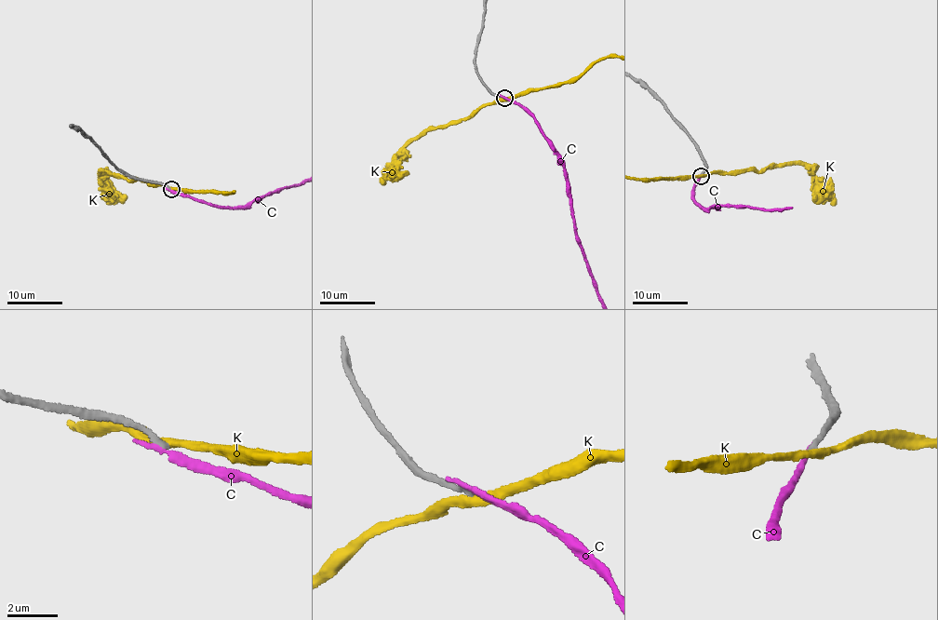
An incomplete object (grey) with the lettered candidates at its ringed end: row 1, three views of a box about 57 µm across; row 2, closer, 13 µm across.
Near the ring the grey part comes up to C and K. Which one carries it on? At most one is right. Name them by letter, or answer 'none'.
none

